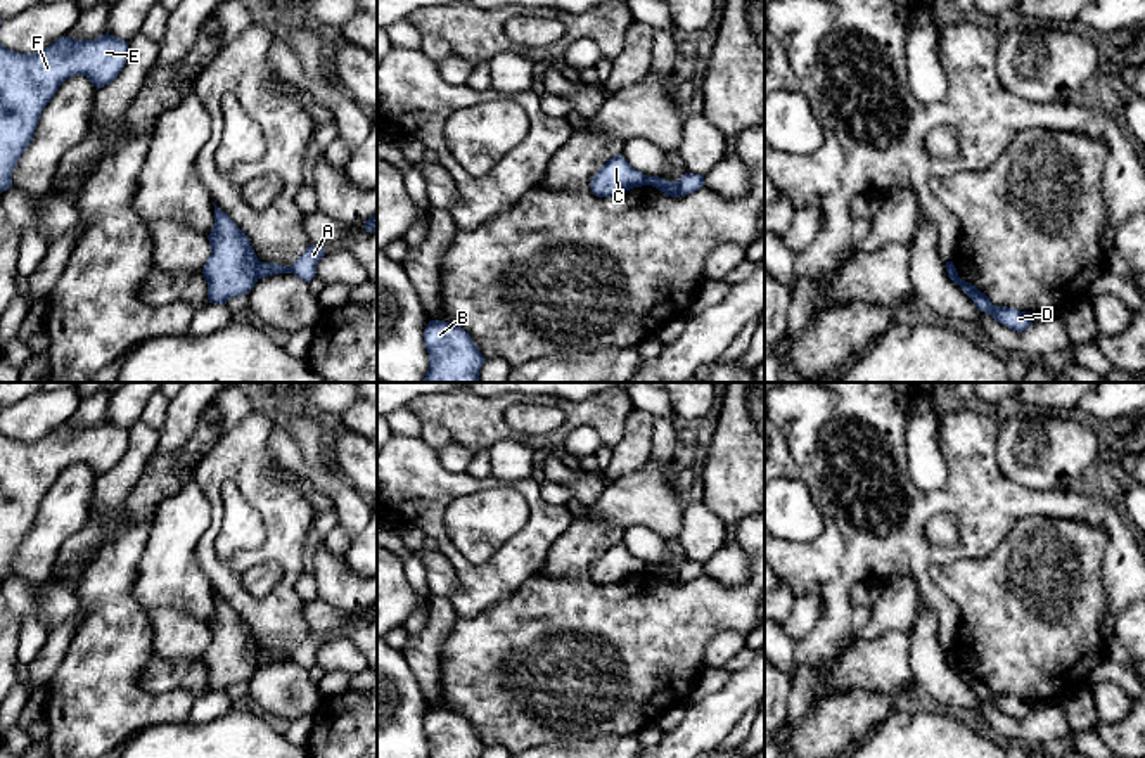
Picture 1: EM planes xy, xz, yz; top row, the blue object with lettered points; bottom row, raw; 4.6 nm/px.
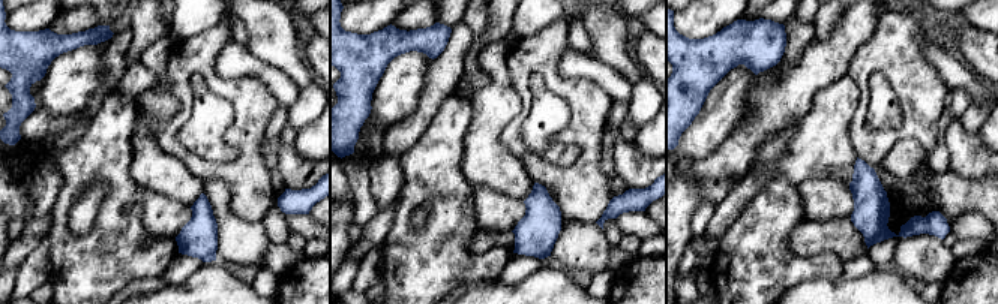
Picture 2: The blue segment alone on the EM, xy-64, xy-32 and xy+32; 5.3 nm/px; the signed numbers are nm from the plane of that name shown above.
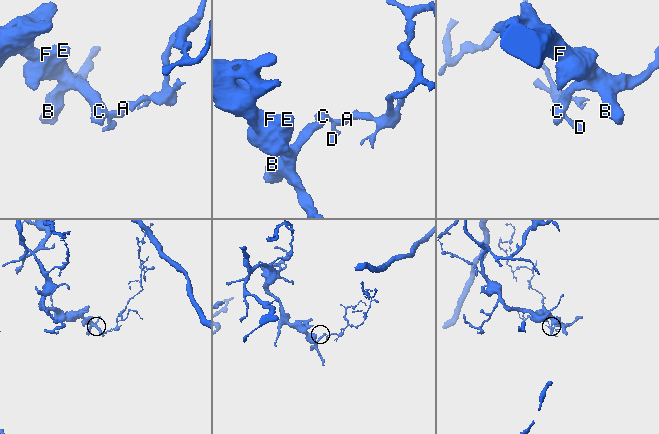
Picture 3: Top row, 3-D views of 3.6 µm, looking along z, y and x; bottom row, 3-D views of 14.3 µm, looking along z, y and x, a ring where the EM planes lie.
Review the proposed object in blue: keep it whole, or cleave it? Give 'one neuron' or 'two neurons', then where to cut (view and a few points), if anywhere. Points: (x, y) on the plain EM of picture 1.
two neurons; cut xy (258, 649), (260, 665)

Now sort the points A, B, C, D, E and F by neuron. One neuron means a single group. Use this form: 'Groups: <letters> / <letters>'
Groups: A D / B C E F

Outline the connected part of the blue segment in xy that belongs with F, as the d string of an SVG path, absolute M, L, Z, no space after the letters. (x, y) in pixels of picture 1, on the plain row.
M109 421L93 427L62 424L35 441L19 441L0 431L0 580L12 575L12 559L35 524L42 498L71 464L86 464L97 478L112 471L128 446L128 429Z

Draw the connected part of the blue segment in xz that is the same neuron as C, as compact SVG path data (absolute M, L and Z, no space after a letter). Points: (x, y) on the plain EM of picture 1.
M617 542L595 561L590 576L597 585L621 583L633 575L647 573L647 566Z

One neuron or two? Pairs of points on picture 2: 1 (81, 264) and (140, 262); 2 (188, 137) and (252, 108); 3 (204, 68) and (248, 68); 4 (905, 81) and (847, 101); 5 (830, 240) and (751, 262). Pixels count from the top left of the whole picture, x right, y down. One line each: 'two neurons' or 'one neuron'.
1: one neuron
2: two neurons
3: two neurons
4: two neurons
5: two neurons

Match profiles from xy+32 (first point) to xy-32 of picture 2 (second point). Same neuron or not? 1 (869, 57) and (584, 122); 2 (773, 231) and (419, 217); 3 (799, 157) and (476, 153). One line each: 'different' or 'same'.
1: same
2: different
3: same

